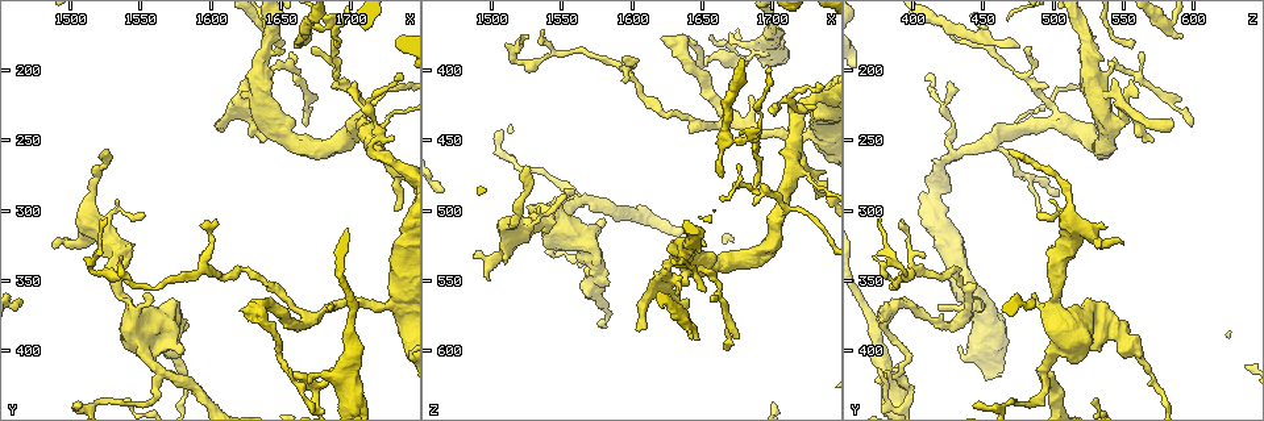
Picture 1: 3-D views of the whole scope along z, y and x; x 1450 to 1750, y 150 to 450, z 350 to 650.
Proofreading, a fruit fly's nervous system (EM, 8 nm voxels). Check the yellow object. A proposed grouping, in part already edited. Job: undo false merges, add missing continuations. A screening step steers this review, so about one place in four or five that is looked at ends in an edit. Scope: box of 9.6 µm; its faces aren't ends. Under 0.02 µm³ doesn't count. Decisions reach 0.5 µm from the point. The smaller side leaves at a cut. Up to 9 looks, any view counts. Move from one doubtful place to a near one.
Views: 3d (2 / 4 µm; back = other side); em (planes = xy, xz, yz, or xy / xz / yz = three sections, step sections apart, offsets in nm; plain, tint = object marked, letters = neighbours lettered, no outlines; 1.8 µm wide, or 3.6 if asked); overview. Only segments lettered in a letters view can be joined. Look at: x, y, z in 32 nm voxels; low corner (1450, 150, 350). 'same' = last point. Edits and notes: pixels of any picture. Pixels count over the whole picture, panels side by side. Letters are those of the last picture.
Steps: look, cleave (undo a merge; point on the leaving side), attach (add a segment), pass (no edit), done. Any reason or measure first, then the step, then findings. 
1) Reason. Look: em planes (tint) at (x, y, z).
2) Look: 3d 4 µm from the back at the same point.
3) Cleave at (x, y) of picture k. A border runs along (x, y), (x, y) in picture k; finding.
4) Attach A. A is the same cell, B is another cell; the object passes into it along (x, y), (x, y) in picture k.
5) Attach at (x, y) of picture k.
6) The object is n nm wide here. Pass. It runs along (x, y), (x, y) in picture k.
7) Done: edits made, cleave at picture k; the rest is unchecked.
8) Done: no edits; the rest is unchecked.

Sharp bend. Look: em 3.6 µm planes (tint) at (1628, 232, 552).

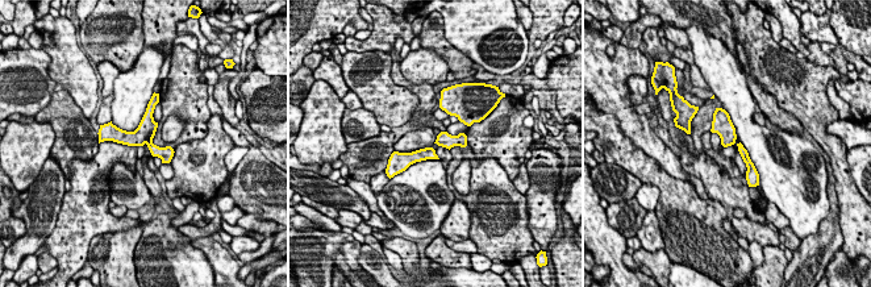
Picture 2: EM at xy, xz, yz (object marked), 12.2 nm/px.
See the neighbours. Look: em 3.6 µm planes (letters) at the same point.

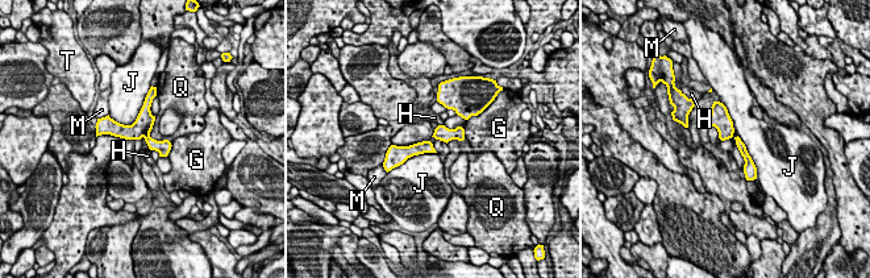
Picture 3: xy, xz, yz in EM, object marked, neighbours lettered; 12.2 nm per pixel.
Pass. G, H, J, M, Q and T are other cells; a border runs along (438, 124), (442, 125) in picture 3; continuous, no second neuron.

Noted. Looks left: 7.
Abrupt turn. Look: em planes (letters) at (1636, 368, 390).

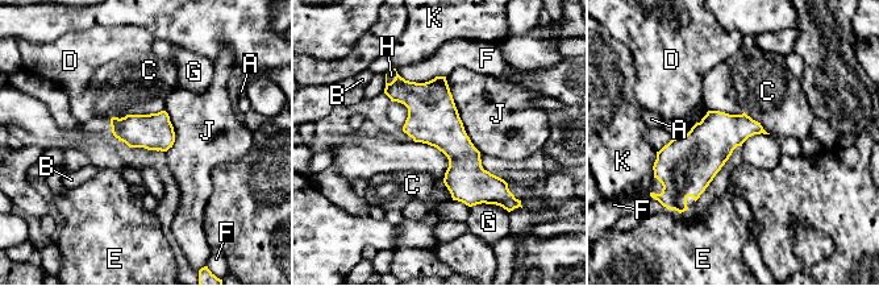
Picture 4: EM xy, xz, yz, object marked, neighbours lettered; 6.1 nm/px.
The longest contact is with J, 500 nm. Pass. A, B, C, D, E, F, G, H, J and K are other cells; it runs along (388, 86), (500, 189) in picture 4; one neuron here.

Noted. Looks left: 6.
Three-way junction. Look: 3d 2 µm at (1692, 418, 382).

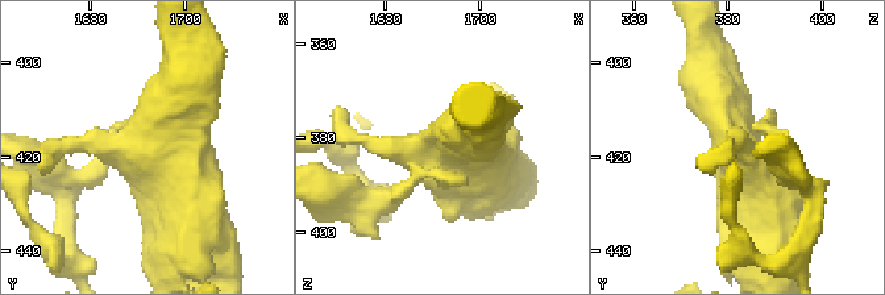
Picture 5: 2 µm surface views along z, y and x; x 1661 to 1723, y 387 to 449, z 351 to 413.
Look: em planes (letters) at (1694, 417, 384).

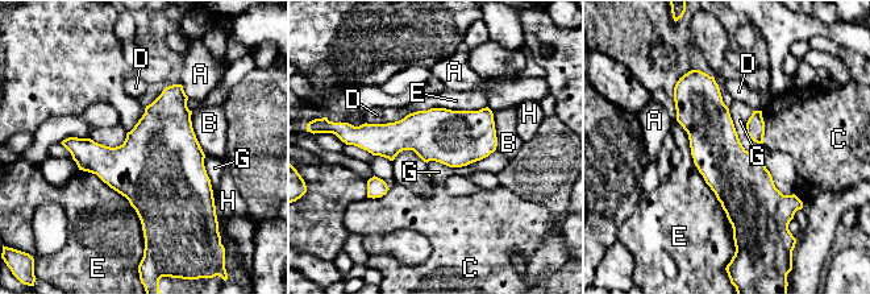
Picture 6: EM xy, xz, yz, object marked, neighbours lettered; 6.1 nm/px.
The object is 320 nm wide here. Pass. A, B, C, D, E, G and H are other cells; one neuron here.

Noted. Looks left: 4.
Sharp bend. Look: 3d 4 µm at (1708, 236, 500).

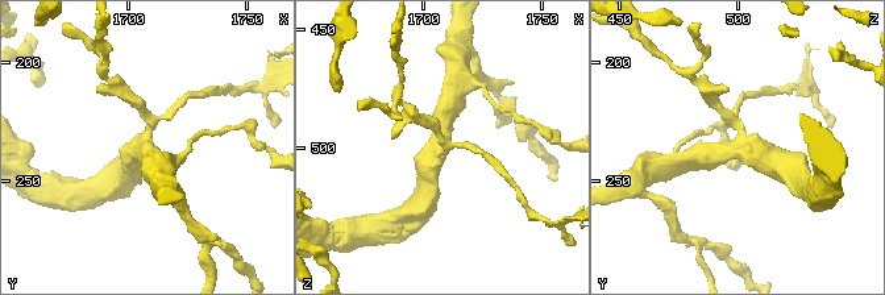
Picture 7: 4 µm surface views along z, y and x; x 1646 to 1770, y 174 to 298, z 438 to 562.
4 arms meet here; now the EM. Look: em planes (plain) at (1707, 237, 502).

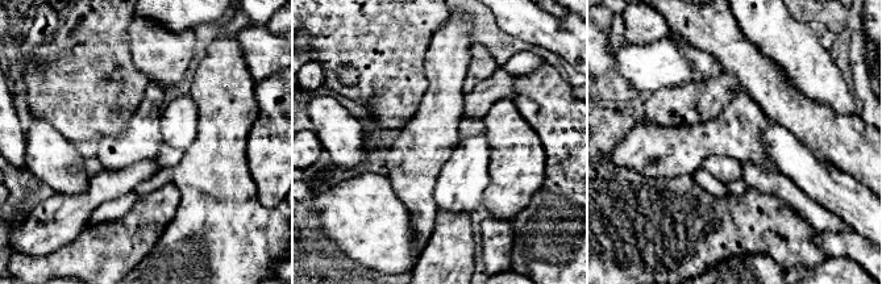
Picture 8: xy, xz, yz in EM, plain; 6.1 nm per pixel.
What lies round it. Look: em planes (letters) at the same point.

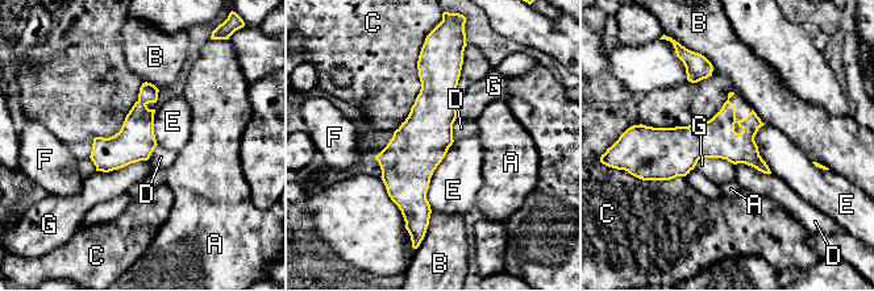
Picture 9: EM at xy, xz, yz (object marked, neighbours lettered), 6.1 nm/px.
Pass. A, B, C, D, E, F and G are other cells; a border runs along (453, 141), (431, 178), (431, 210) in picture 9; continuous, no second neuron.

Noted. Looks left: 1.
Done: no edits; the rest is unchecked.

